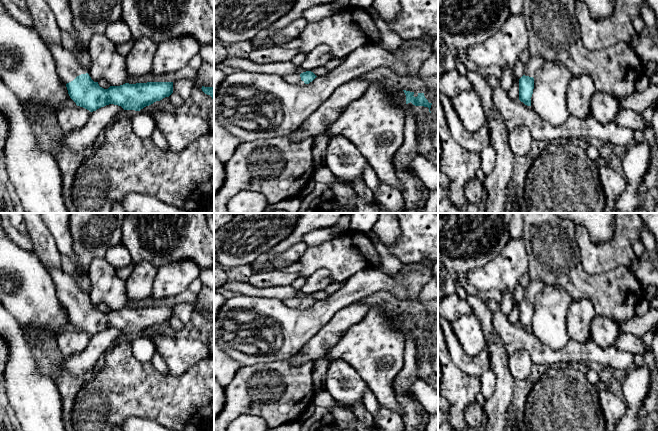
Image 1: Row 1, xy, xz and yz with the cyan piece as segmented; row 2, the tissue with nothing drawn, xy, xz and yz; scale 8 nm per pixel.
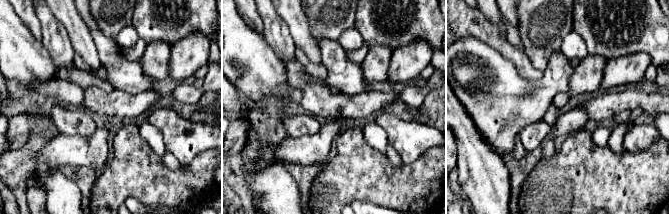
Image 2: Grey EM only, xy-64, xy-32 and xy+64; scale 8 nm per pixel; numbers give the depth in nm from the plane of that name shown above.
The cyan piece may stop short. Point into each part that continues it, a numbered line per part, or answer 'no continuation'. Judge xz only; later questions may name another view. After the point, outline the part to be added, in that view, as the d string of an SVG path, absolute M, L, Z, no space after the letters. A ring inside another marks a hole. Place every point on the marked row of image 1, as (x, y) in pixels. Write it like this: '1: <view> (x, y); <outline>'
1: xz (295, 78); M298 73L283 76L283 78L290 84L306 85L304 81L301 80L300 74Z

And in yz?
1: yz (534, 63); M530 55L528 62L525 64L524 75L533 77L538 69L540 69L545 63L542 57Z

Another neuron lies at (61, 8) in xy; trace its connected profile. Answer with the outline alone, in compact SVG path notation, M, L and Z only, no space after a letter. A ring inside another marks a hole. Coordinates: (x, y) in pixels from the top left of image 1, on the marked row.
M45 0L50 10L53 12L57 25L61 31L67 32L75 43L80 45L77 33L73 27L73 14L70 11L69 0Z

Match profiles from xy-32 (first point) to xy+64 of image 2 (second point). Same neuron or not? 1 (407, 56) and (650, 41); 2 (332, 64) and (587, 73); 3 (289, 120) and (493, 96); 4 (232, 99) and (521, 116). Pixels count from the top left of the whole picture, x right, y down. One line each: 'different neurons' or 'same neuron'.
1: different neurons
2: different neurons
3: different neurons
4: different neurons

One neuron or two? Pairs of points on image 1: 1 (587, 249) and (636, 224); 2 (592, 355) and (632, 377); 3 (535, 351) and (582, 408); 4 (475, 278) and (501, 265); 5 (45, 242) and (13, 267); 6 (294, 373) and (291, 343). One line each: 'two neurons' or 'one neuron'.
1: one neuron
2: two neurons
3: two neurons
4: one neuron
5: two neurons
6: two neurons

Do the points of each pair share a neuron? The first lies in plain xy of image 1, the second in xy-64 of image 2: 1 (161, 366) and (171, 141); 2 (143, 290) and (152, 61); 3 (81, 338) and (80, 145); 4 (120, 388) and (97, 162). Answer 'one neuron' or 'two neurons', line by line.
1: two neurons
2: one neuron
3: two neurons
4: two neurons

